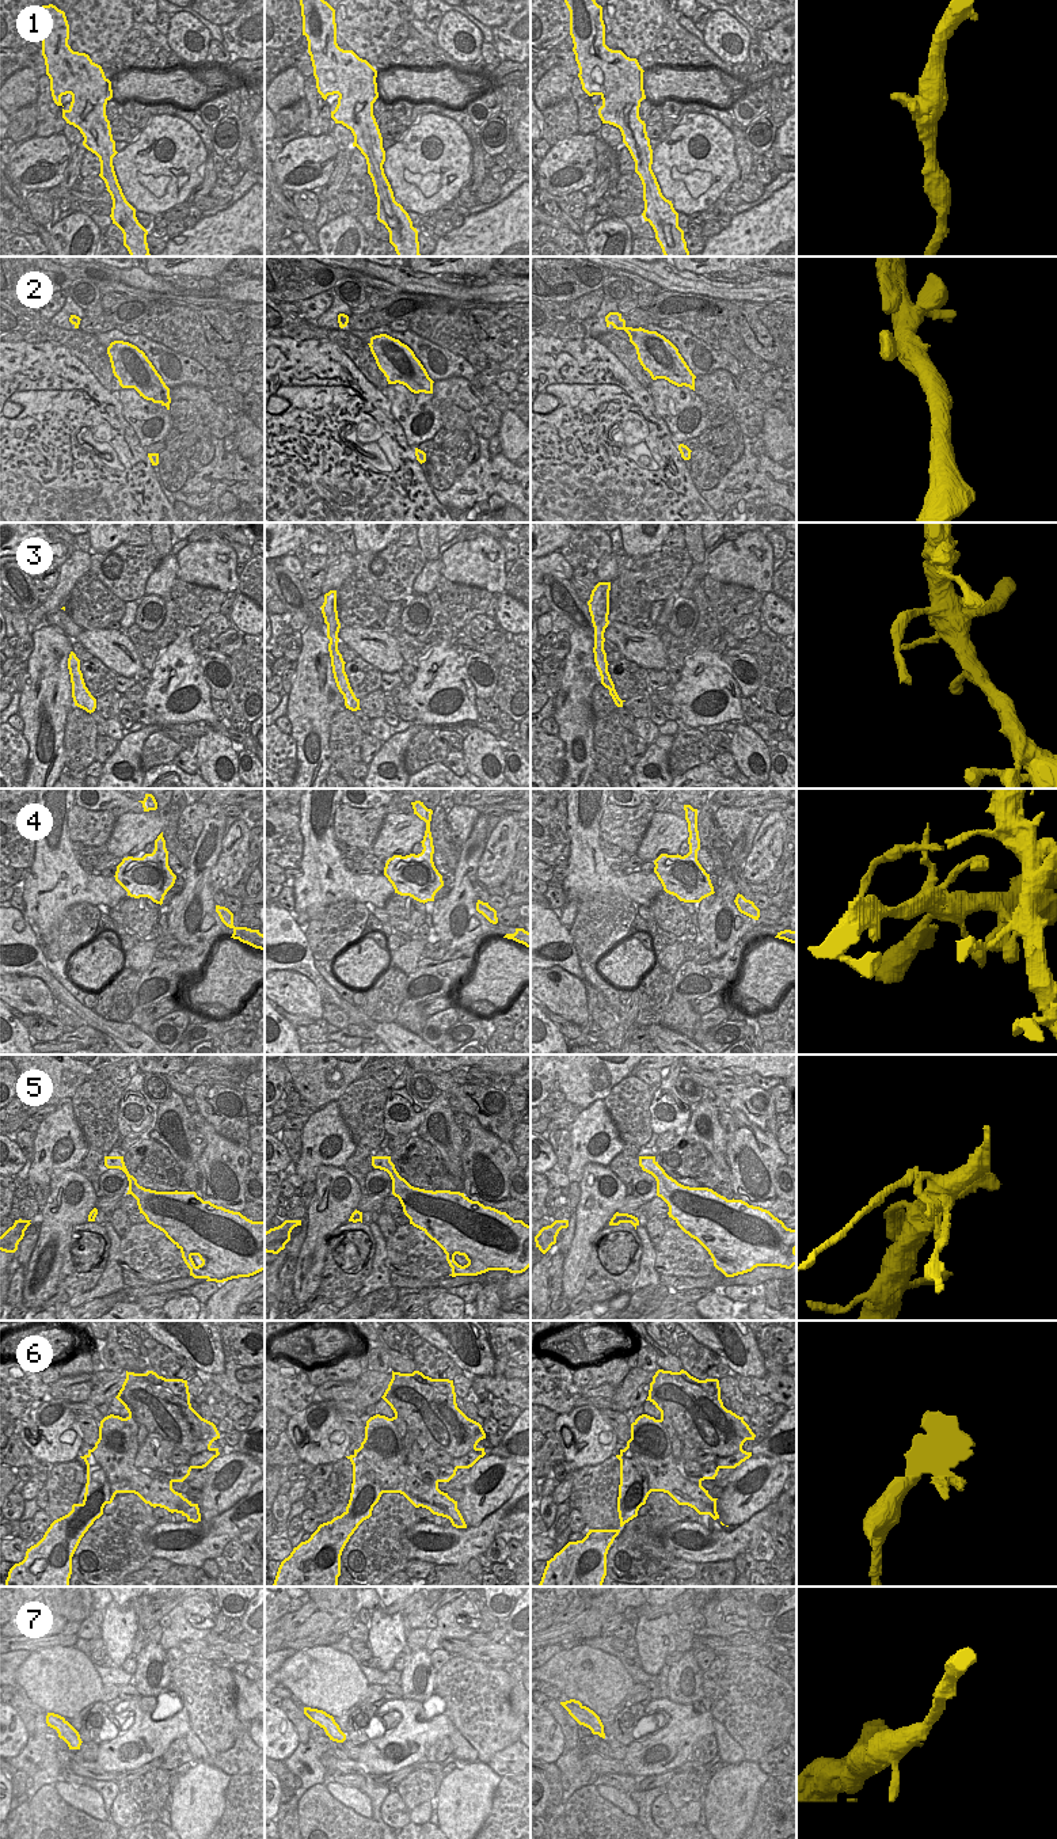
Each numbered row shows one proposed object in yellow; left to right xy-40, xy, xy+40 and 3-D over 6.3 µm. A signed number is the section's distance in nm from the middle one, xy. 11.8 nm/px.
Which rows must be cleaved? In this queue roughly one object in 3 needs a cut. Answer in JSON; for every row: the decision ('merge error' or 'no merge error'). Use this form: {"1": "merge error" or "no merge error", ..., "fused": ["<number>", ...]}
{"1": "no merge error", "2": "no merge error", "3": "no merge error", "4": "merge error", "5": "merge error", "6": "merge error", "7": "no merge error", "fused": ["4", "5", "6"]}

